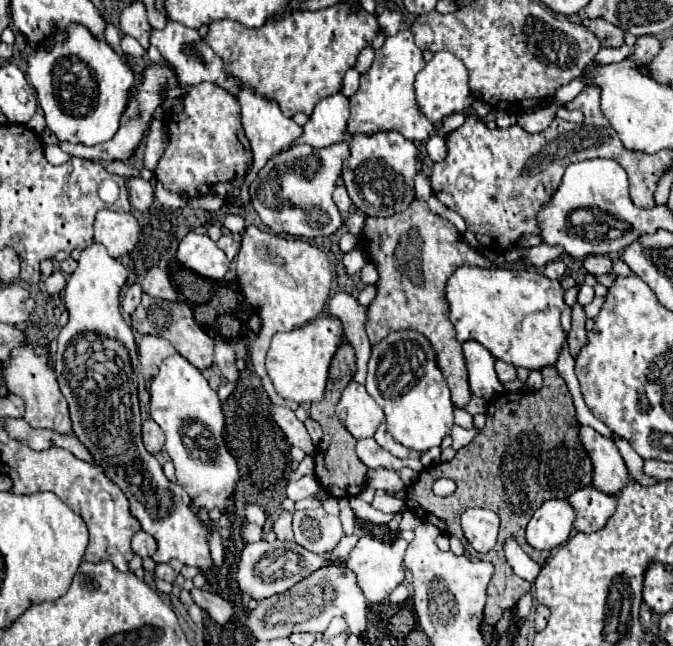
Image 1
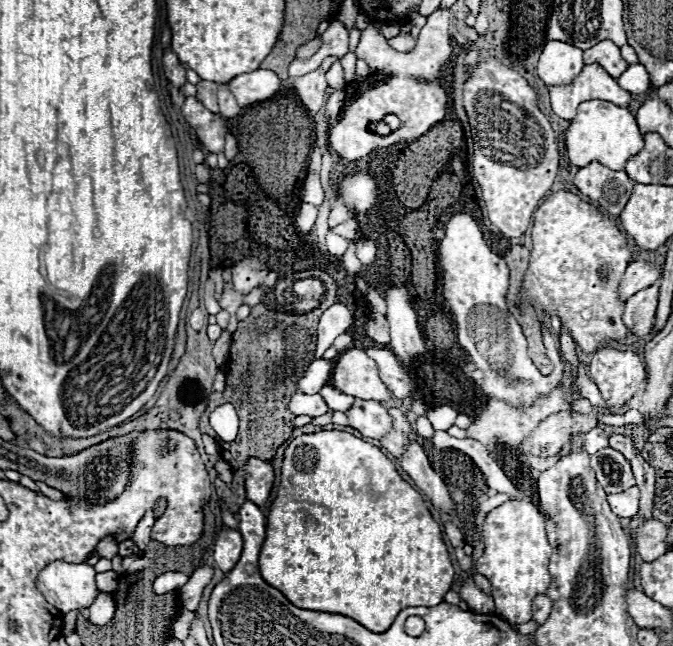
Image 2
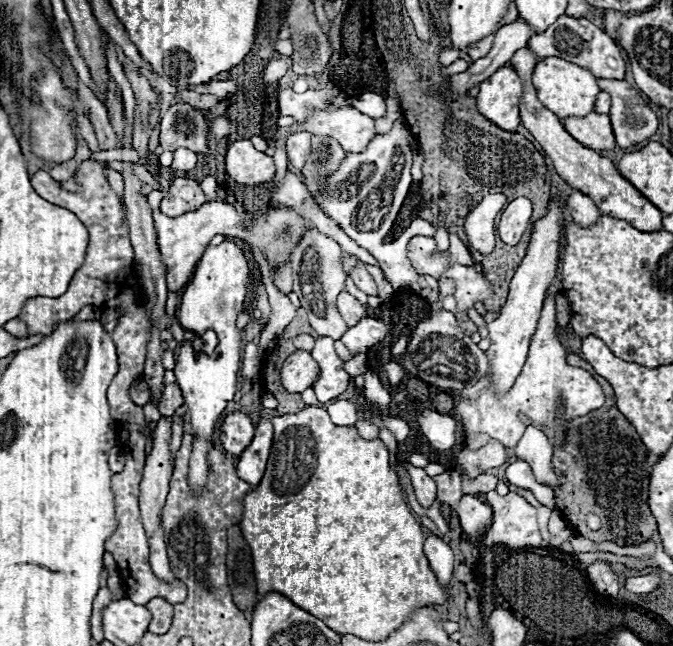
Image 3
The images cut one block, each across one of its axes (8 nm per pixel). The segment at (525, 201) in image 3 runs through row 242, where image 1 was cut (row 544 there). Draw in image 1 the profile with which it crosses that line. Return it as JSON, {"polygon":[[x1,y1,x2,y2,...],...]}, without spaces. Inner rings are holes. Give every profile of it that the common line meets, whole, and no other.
{"polygon":[[514,538,506,540,504,552,506,552,506,560,508,560,508,564,512,566,512,570,514,570,520,578,524,578,524,580,528,580,528,582,534,582,534,578,536,578,538,572,540,572,540,566,522,552,522,548,518,546,518,542,516,542]]}

